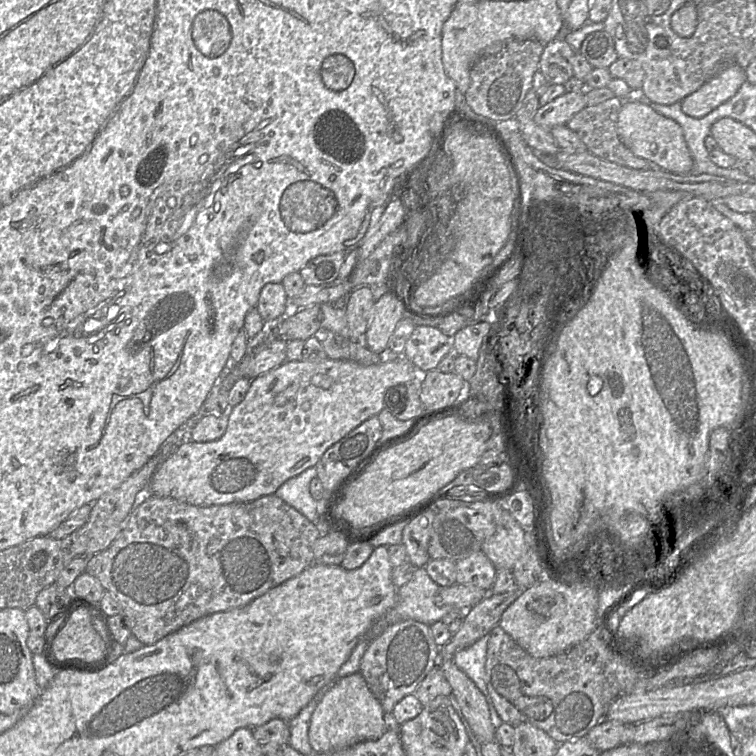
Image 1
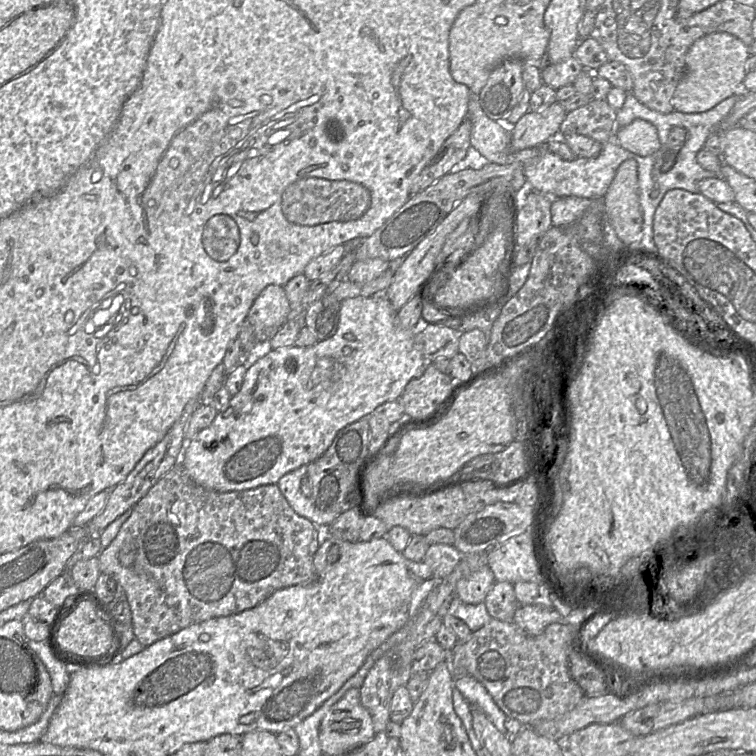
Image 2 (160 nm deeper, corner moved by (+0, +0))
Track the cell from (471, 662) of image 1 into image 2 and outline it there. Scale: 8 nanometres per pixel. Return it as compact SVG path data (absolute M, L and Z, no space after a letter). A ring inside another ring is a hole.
M467 675L455 678L454 686L470 706L479 708L502 734L506 734L505 720L507 716L495 704L480 682Z

